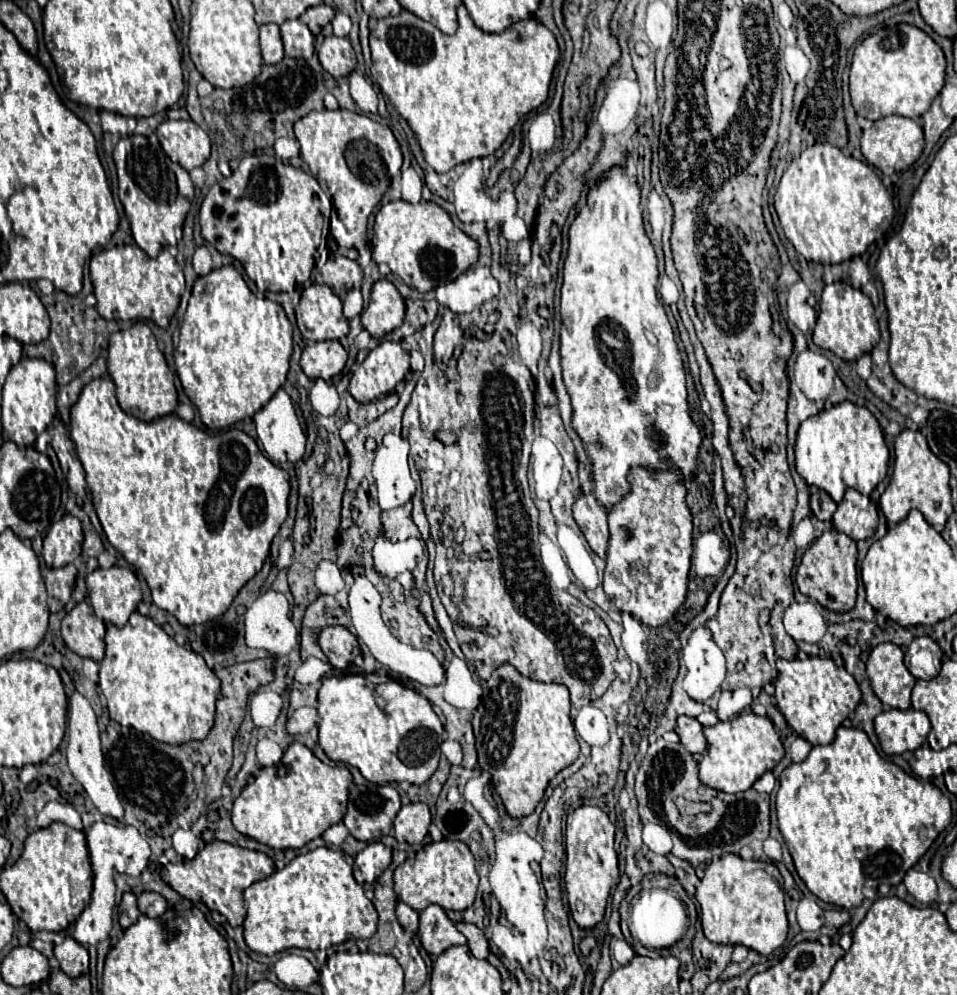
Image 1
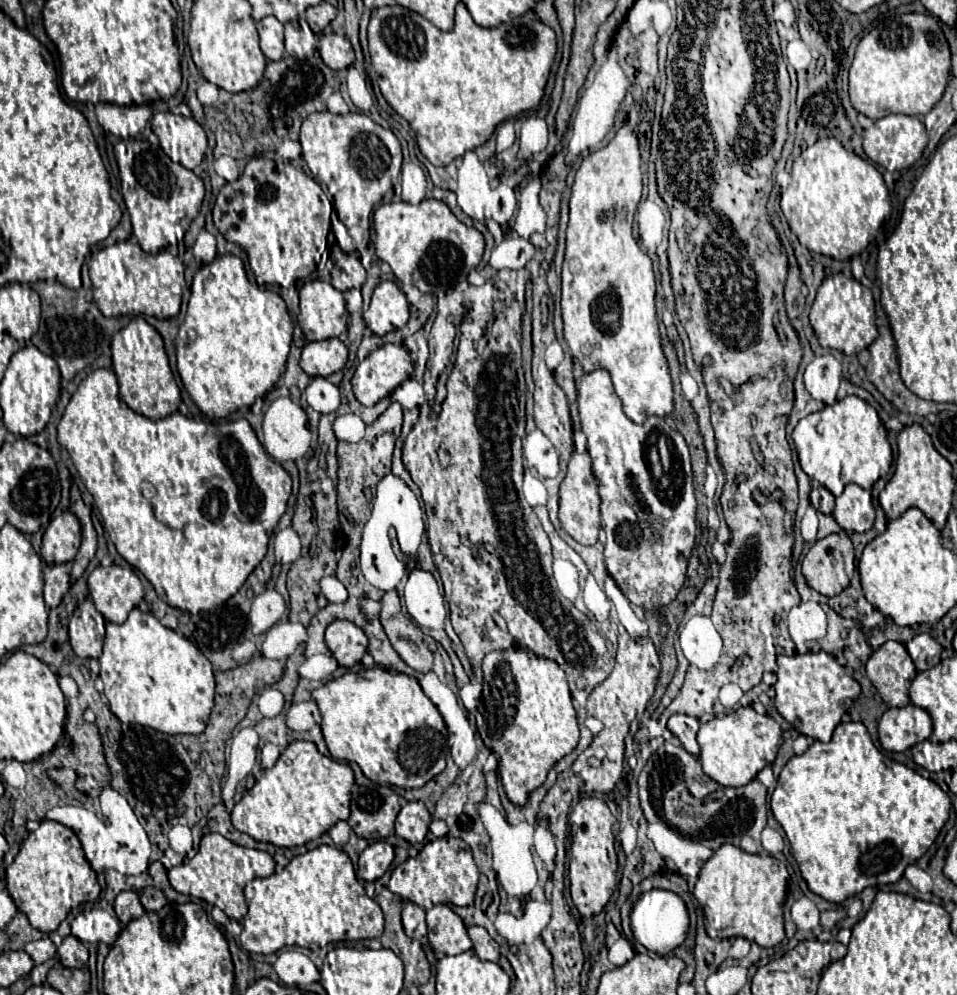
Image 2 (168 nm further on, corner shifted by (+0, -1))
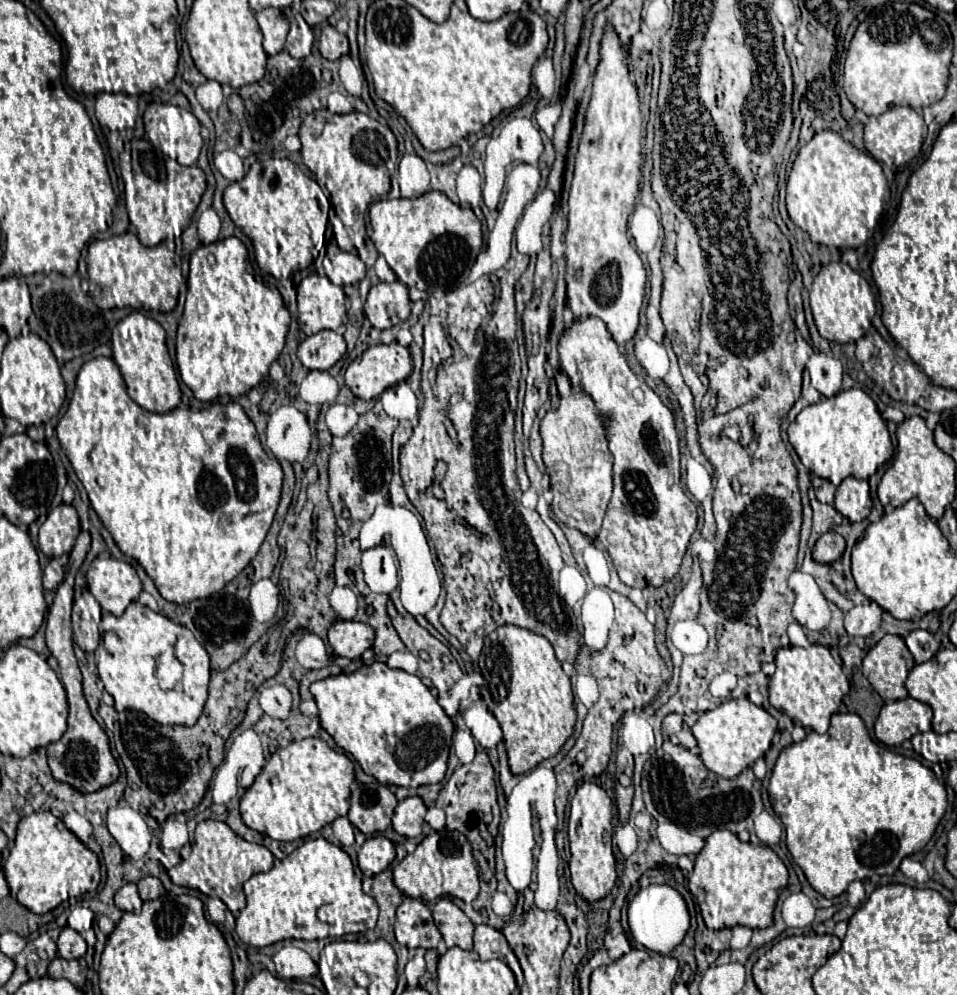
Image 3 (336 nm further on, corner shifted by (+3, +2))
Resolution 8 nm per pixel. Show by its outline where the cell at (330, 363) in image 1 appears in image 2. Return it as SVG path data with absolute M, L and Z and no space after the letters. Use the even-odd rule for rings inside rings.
M338 338L322 342L309 342L302 348L299 364L310 376L330 376L344 368L348 360L348 348Z

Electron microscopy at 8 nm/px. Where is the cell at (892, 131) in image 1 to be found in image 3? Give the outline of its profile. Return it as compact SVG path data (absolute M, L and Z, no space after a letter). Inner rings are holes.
M893 107L879 117L869 117L865 123L865 149L885 165L903 165L911 161L927 137L927 125L923 117L911 107Z

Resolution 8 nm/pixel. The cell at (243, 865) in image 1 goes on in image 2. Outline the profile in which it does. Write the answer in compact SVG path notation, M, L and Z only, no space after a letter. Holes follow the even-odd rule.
M206 834L196 856L182 866L170 868L168 878L176 892L200 898L210 906L218 906L228 918L240 922L246 916L244 886L256 878L266 878L274 874L274 866L276 864L268 852L238 846L220 834Z

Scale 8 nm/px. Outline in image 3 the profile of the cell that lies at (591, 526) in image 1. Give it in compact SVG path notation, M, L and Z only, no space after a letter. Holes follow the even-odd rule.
M571 385L571 393L559 395L555 407L547 411L541 421L543 463L549 471L553 489L553 509L559 523L565 523L587 537L595 537L613 491L613 455L607 447L605 417L595 409L593 399L581 389Z

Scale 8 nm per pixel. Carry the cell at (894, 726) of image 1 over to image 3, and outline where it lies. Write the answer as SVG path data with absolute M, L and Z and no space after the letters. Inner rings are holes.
M911 697L889 701L881 707L875 721L875 737L889 747L897 747L917 733L931 731L931 719L933 711L927 703Z

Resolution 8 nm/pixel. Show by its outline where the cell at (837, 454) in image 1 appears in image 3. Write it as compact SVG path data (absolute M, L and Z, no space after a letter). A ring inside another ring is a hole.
M845 389L835 397L821 397L821 401L805 407L797 415L787 433L801 463L833 485L839 485L849 475L867 479L893 455L887 423L875 401L861 389Z

